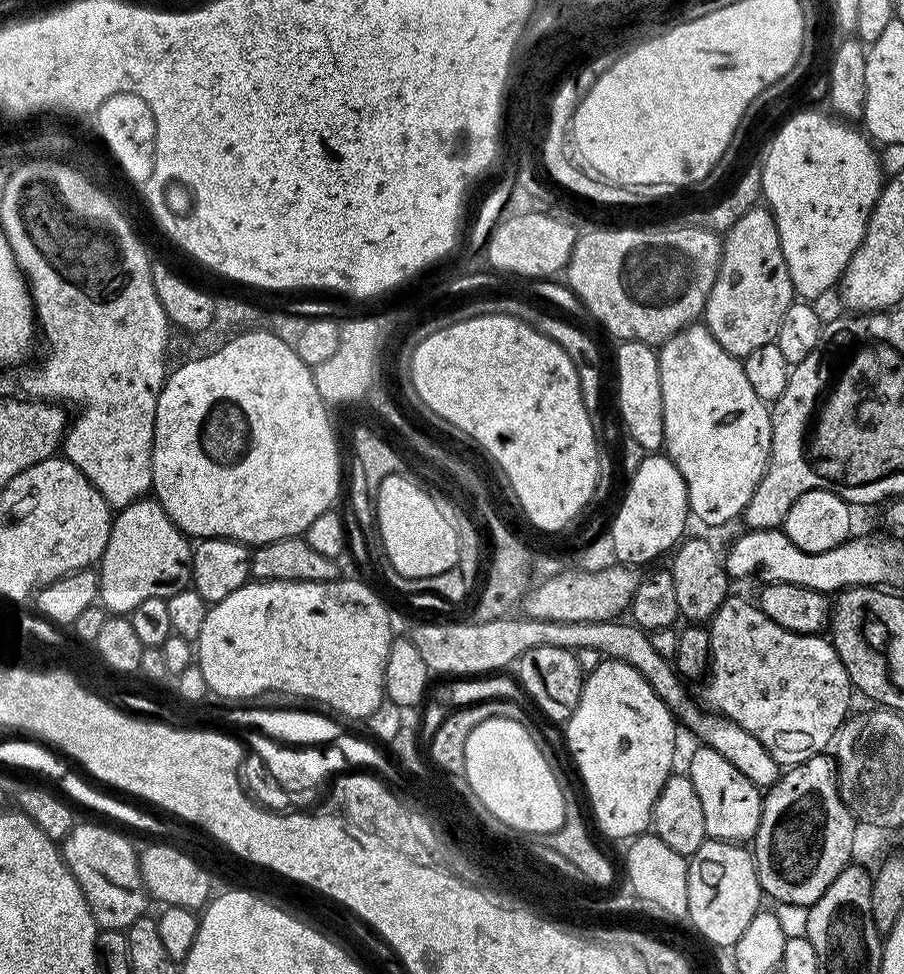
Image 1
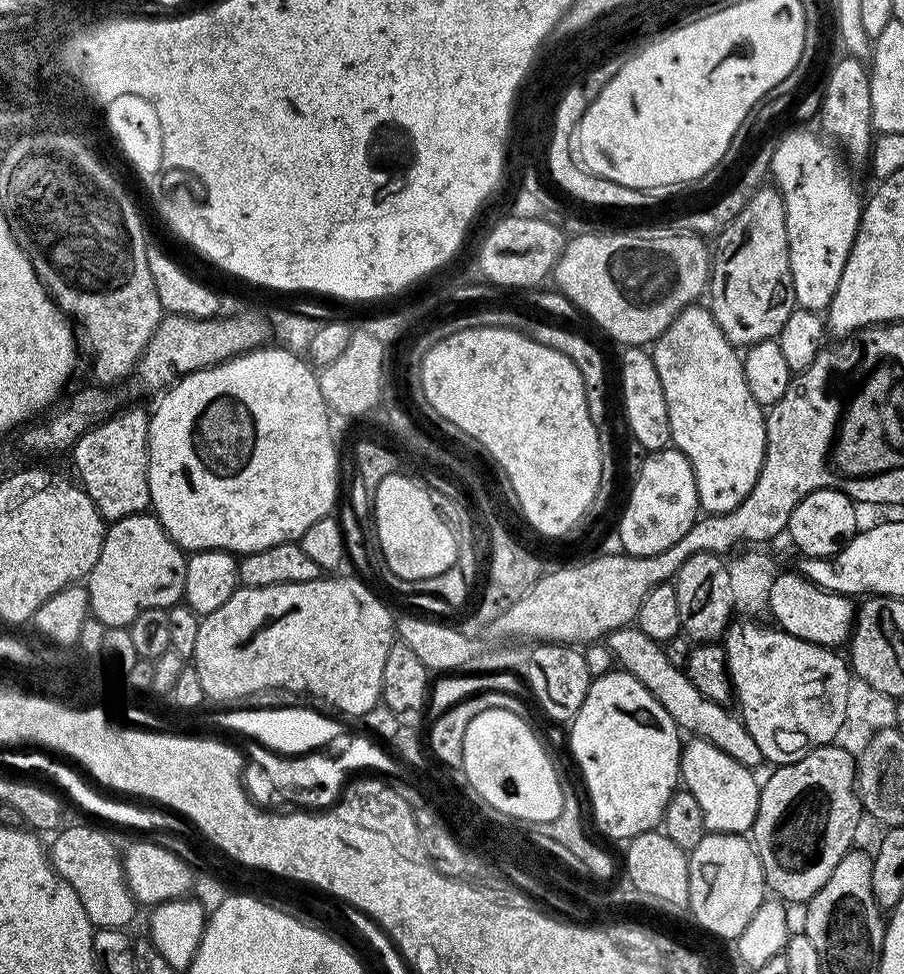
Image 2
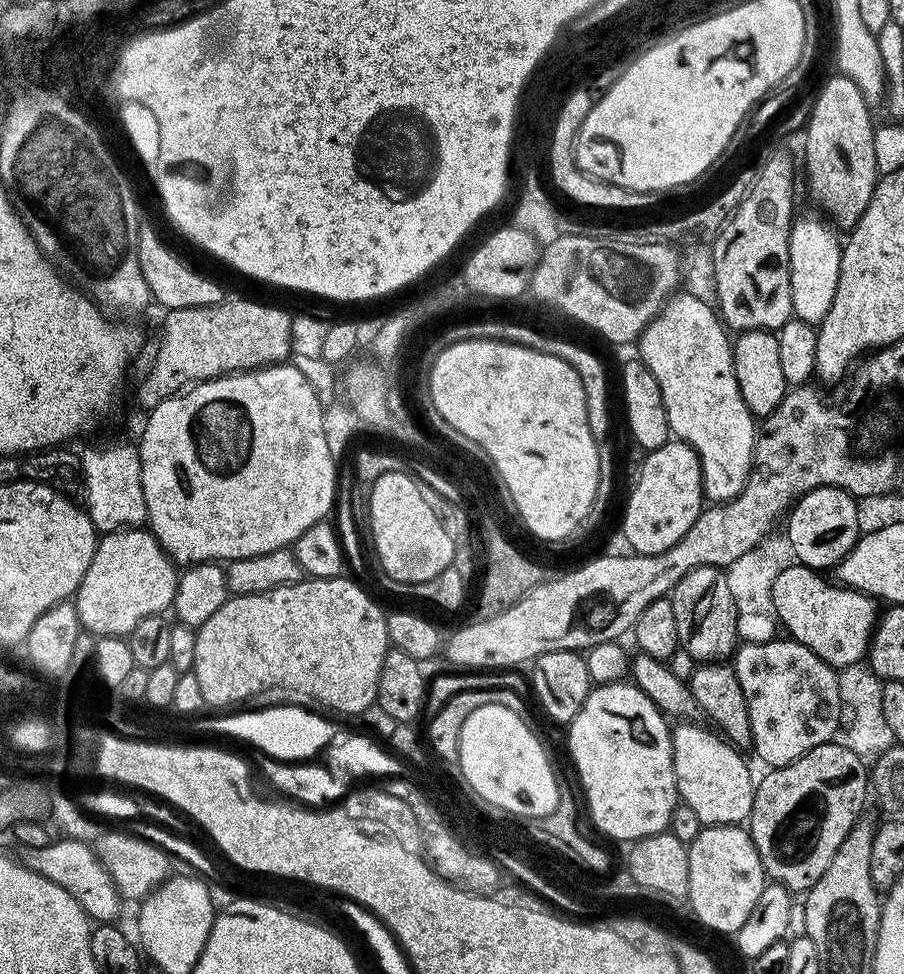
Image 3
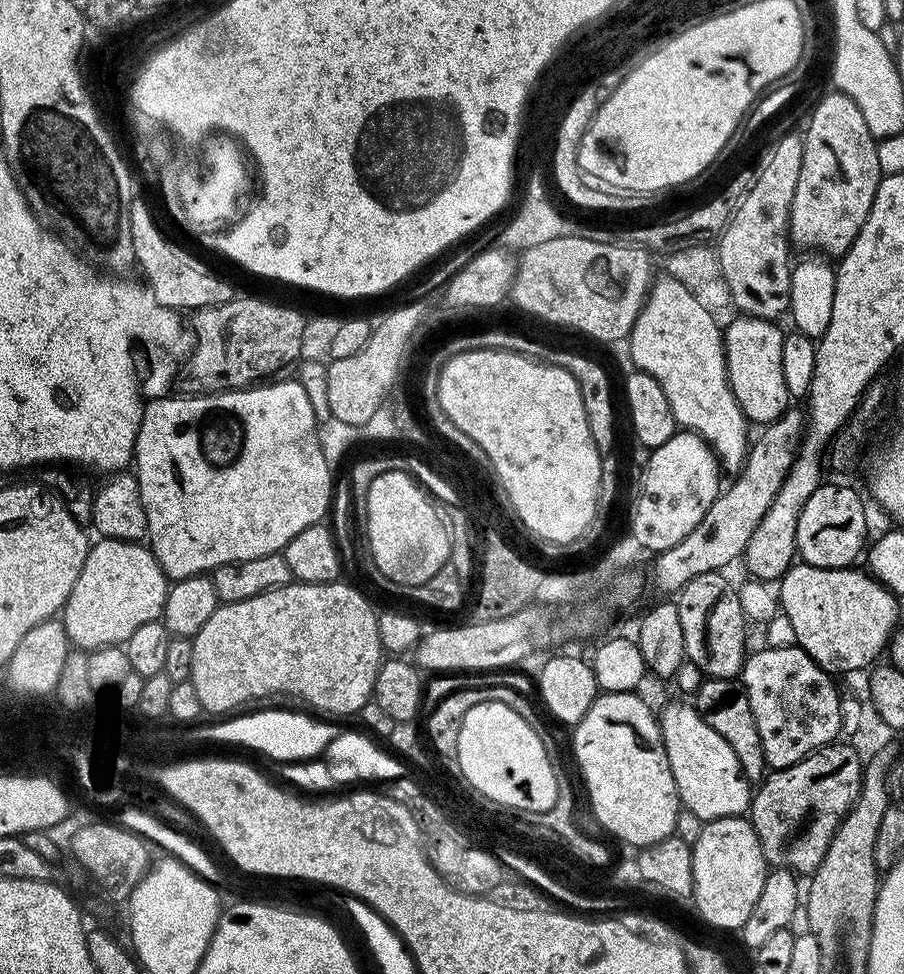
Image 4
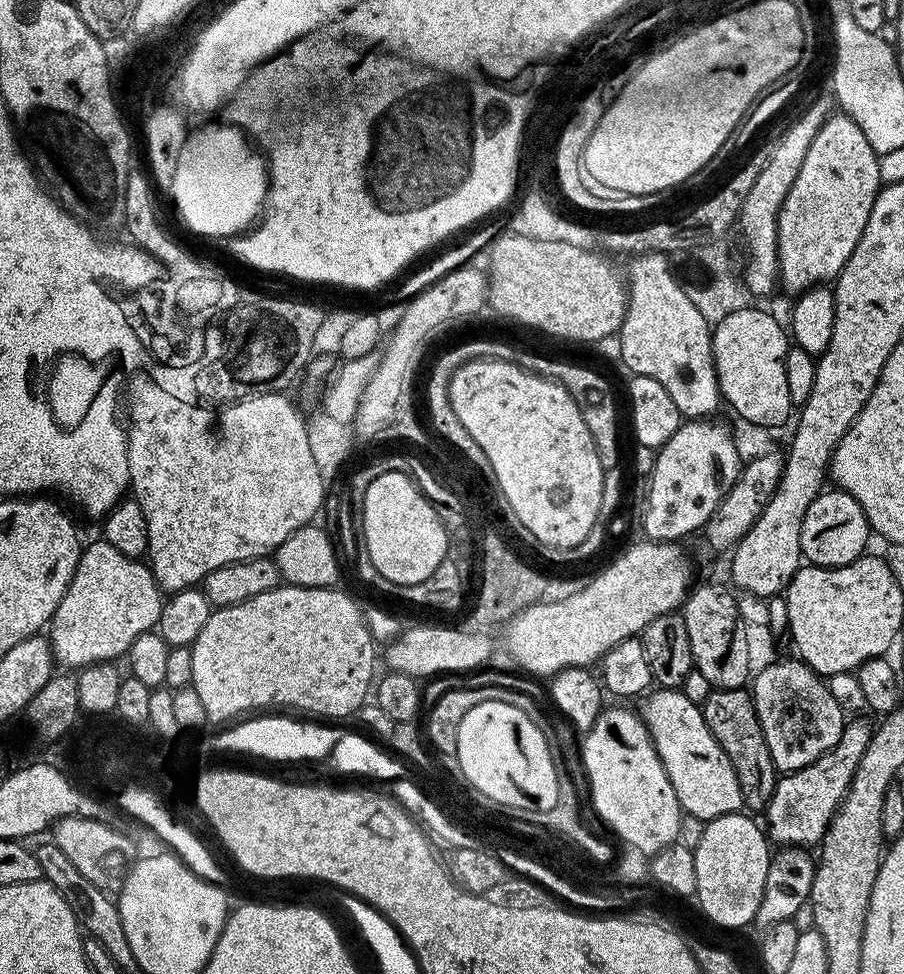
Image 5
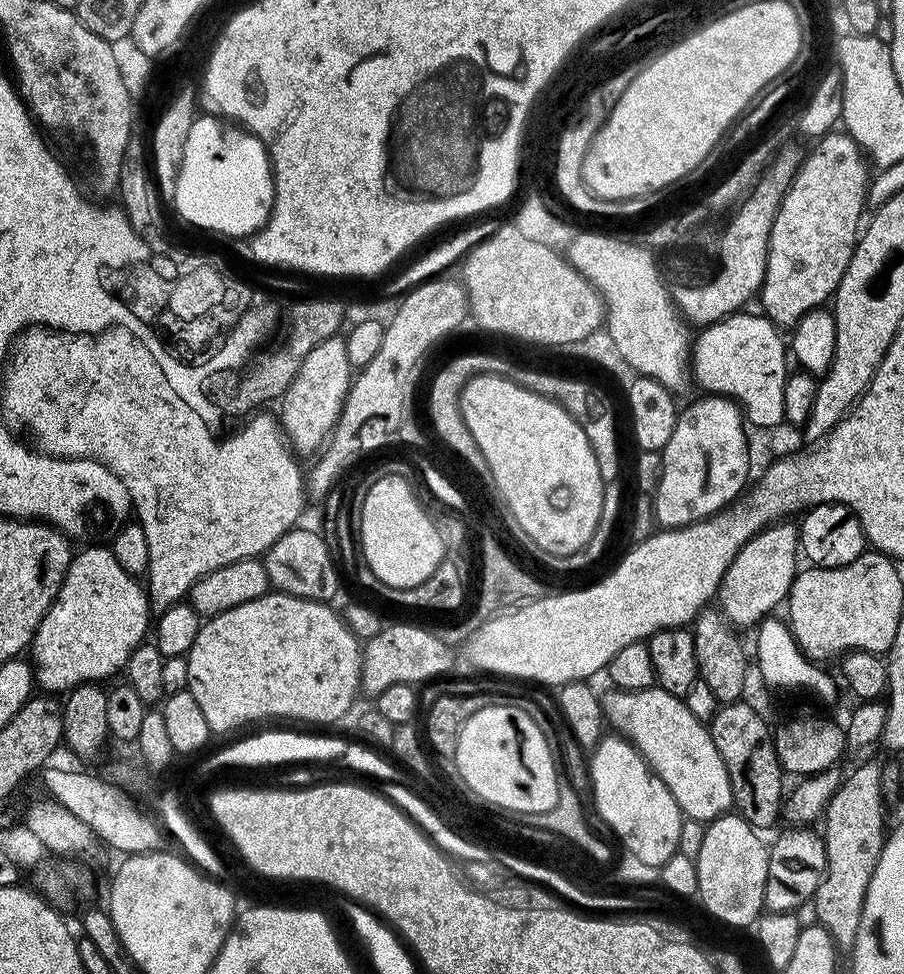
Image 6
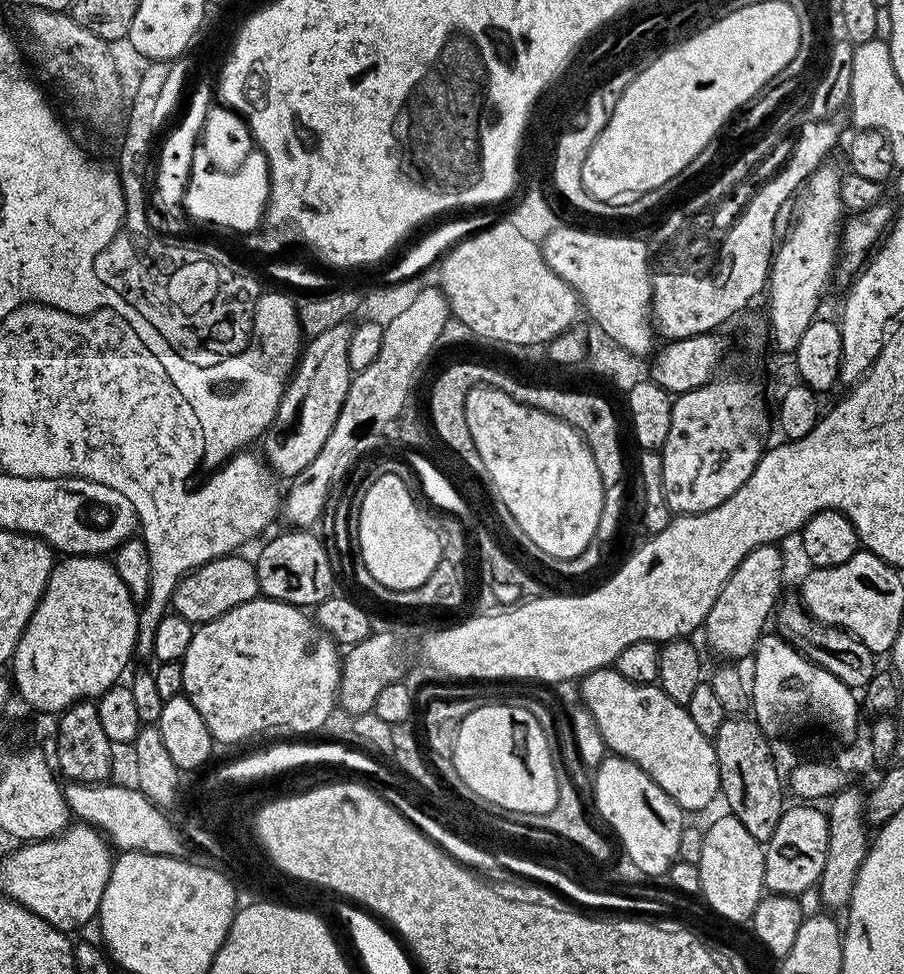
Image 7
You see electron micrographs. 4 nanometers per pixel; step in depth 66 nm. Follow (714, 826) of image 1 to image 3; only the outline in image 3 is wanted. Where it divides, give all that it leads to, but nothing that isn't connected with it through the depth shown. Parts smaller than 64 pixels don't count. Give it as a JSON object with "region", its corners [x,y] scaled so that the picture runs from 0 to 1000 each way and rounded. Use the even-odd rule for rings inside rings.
{"region":[[[752,741],[743,747],[743,773],[746,774],[746,795],[748,796],[748,811],[751,820],[759,828],[763,828],[775,847],[789,846],[822,847],[832,836],[834,823],[834,797],[827,790],[827,784],[822,780],[820,773],[800,755],[791,756],[779,747],[773,747],[770,741]]]}

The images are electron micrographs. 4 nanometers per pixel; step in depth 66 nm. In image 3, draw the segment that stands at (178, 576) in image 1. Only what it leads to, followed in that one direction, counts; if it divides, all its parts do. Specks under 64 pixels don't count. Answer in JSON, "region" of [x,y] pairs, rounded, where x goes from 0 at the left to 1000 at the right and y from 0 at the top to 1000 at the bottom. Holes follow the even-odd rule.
{"region":[[[163,541],[114,547],[106,555],[95,593],[91,593],[82,613],[90,646],[107,655],[140,654],[159,634],[189,625],[196,594],[196,580]]]}

